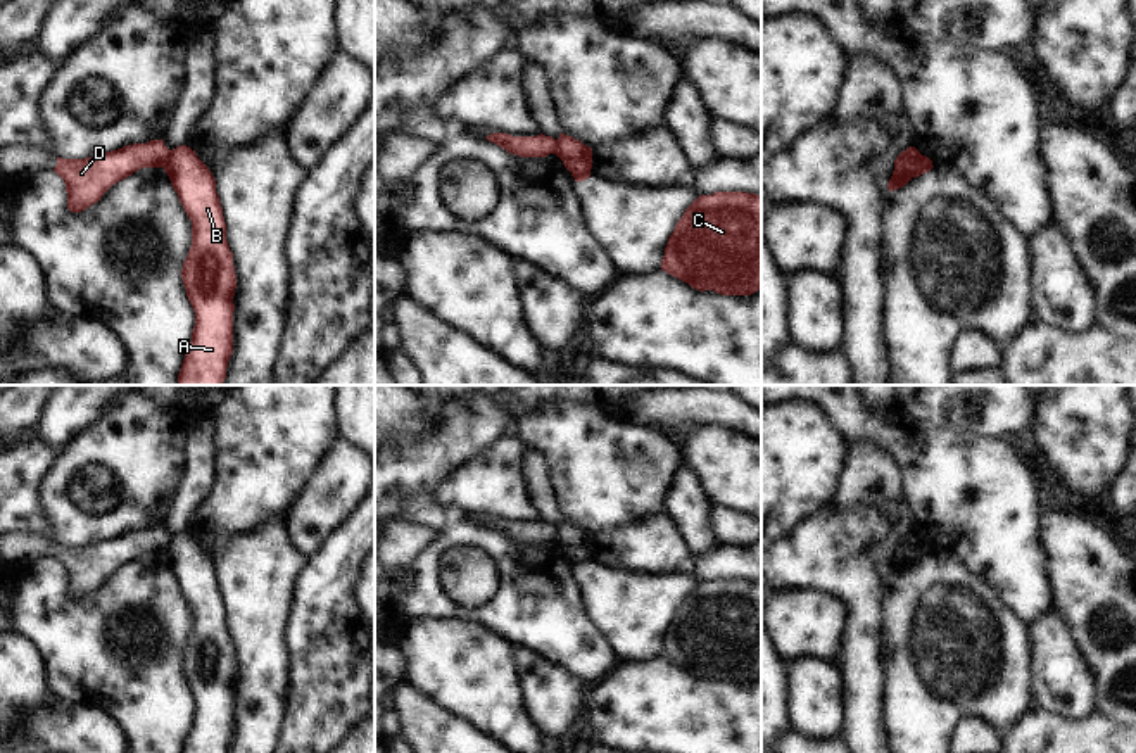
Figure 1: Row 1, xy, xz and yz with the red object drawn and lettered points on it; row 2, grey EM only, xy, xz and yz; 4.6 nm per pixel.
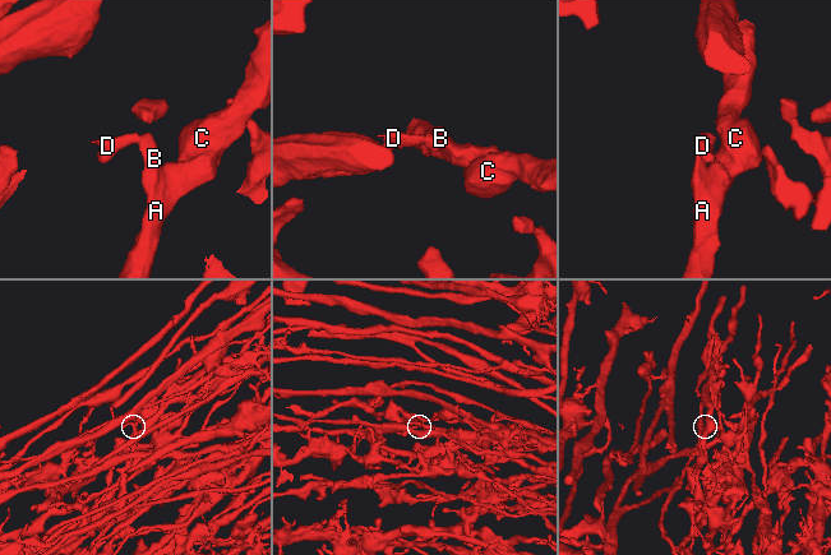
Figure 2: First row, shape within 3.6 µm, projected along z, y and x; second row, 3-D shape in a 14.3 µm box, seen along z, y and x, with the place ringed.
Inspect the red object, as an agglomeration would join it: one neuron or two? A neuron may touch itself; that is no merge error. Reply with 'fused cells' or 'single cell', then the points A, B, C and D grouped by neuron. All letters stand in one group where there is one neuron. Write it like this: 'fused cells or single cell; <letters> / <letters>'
fused cells; A B C / D

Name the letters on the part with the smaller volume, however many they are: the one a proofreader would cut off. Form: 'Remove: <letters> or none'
Remove: D.

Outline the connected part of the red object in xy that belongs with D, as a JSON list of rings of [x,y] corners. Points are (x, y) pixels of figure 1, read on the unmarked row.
[[[164,527],[133,530],[86,546],[57,544],[54,558],[64,566],[67,596],[81,599],[98,589],[117,568],[142,554],[164,554],[169,544]]]

